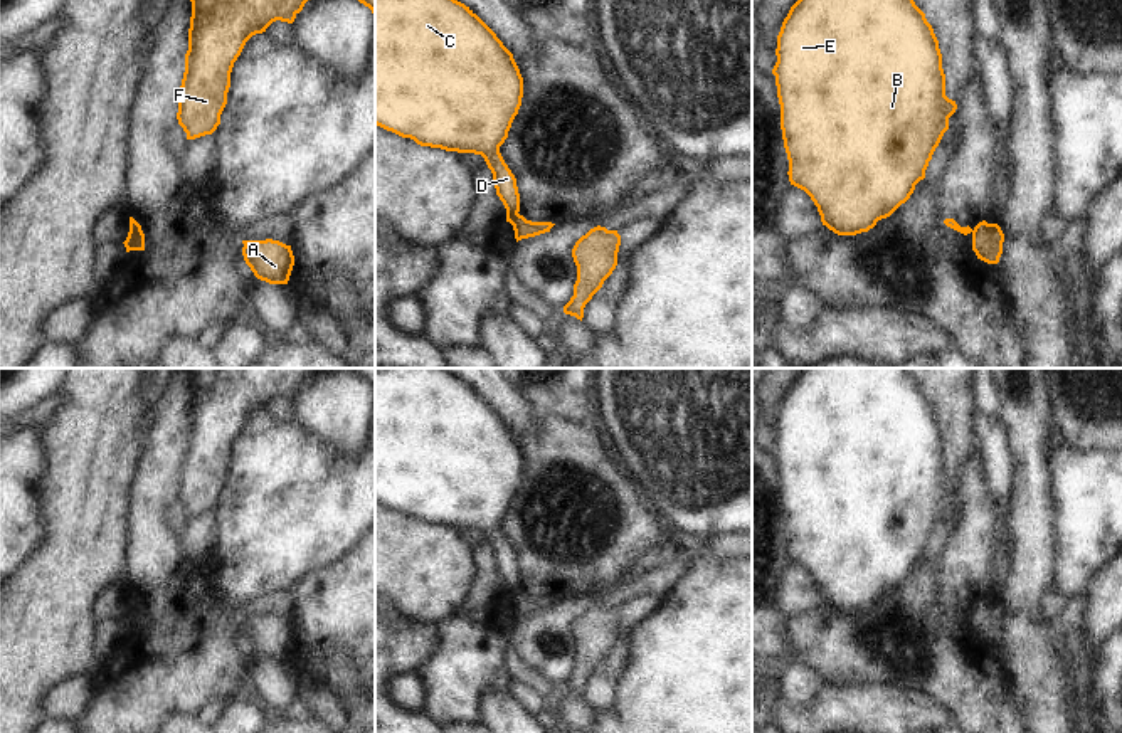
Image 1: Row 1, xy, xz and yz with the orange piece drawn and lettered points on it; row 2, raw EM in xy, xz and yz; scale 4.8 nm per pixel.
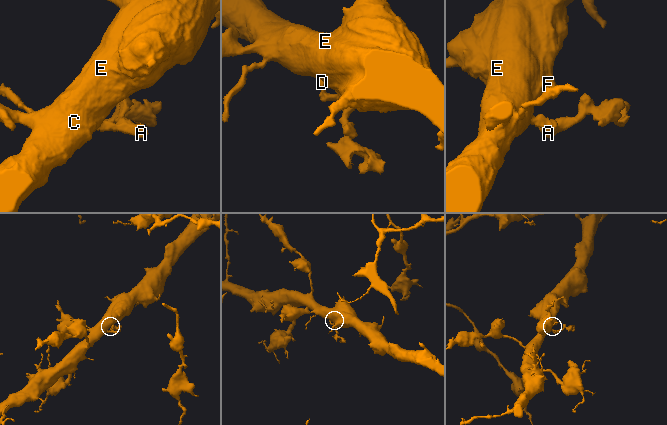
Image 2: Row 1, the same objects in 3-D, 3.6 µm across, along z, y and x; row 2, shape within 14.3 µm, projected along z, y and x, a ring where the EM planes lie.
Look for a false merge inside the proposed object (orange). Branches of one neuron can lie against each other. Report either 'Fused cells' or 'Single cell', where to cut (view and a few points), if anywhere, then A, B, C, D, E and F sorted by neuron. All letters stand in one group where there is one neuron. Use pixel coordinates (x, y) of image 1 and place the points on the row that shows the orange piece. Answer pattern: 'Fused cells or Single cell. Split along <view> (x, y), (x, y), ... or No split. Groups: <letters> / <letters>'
Fused cells. Split along xy (142, 231), (133, 237), (127, 237). Groups: A / B C D E F.

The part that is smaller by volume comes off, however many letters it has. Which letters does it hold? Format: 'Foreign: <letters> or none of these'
Foreign: A.

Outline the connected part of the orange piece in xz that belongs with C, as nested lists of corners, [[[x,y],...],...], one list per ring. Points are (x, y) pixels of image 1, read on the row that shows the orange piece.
[[[375,0],[375,124],[421,146],[481,155],[506,215],[520,212],[520,193],[500,146],[521,98],[523,77],[513,54],[469,7],[458,0]]]

